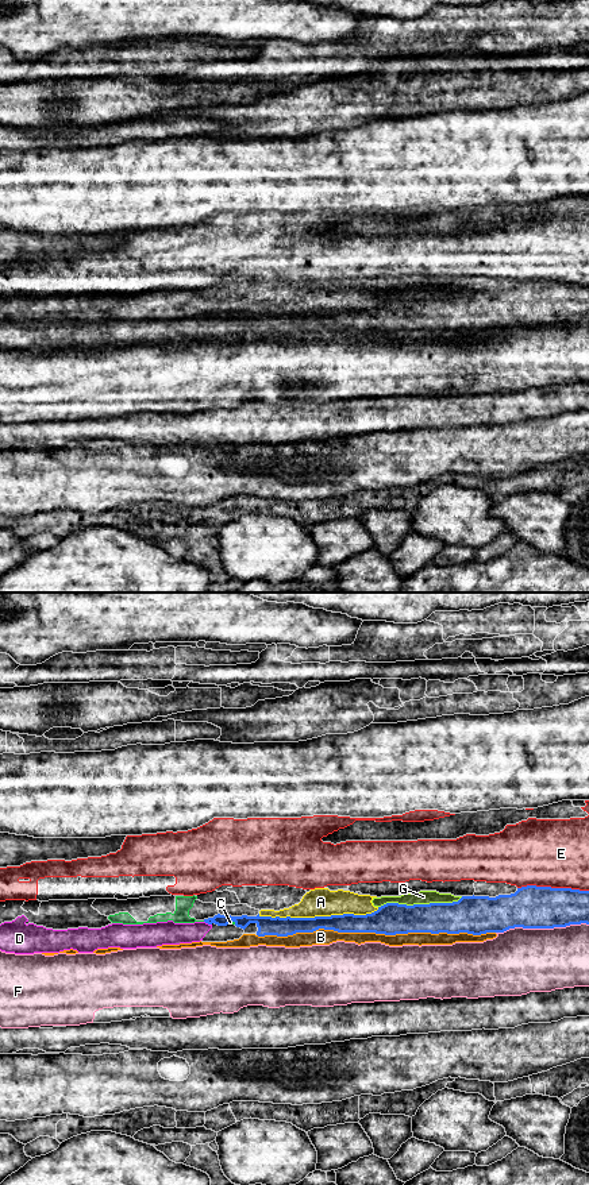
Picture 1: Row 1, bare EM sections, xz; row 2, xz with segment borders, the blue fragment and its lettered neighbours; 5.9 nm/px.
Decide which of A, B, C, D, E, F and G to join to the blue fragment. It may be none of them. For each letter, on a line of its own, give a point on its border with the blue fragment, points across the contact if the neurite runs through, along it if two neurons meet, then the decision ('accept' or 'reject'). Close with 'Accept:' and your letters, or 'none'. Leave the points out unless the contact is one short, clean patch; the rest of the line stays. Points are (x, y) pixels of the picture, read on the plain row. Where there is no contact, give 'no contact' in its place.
A: meets blue in xz at (318, 312); reject
B: meets blue in xz at (376, 328); reject
C: meets blue in xz at (231, 316); border along xz (235, 317), (228, 319); reject
D: meets blue in xz at (208, 319); runs through xz (243, 316), (208, 319), (196, 327), (168, 328); accept
E: meets blue in xz at (553, 284); reject
F: meets blue in xz at (542, 323); reject
G: meets blue in xz at (420, 300); reject
Accept: D

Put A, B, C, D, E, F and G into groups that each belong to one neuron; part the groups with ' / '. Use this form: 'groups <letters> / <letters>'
groups A C G / B / D / E / F

